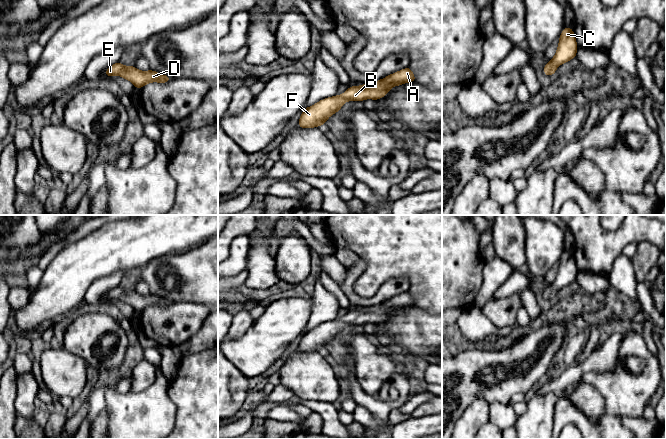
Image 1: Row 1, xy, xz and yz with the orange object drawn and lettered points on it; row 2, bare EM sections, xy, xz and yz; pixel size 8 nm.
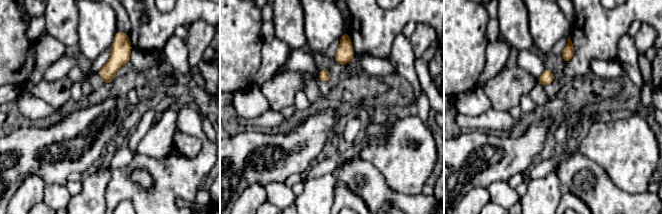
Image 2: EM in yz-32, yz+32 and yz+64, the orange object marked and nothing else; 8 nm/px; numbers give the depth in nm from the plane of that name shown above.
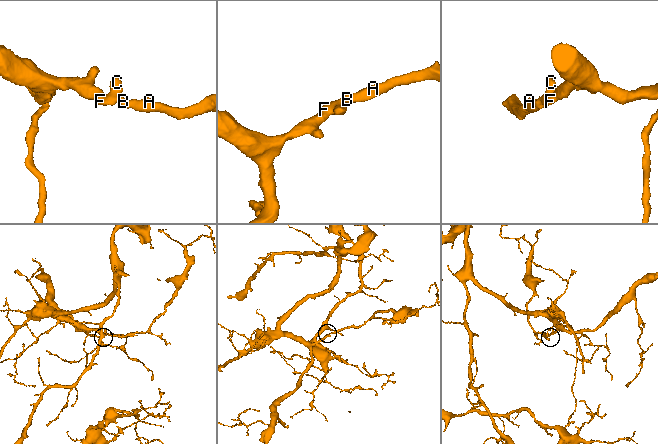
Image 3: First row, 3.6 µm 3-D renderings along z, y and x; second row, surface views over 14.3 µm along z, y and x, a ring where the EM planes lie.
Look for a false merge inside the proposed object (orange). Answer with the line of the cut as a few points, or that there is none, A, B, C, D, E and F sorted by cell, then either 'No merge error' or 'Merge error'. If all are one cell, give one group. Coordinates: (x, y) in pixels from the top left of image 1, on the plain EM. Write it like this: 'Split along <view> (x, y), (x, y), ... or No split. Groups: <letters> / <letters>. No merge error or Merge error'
No split. Groups: A B C D E F. No merge error

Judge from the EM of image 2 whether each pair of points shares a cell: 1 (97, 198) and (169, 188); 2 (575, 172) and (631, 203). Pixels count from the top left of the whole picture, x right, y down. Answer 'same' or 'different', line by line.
1: different
2: same

